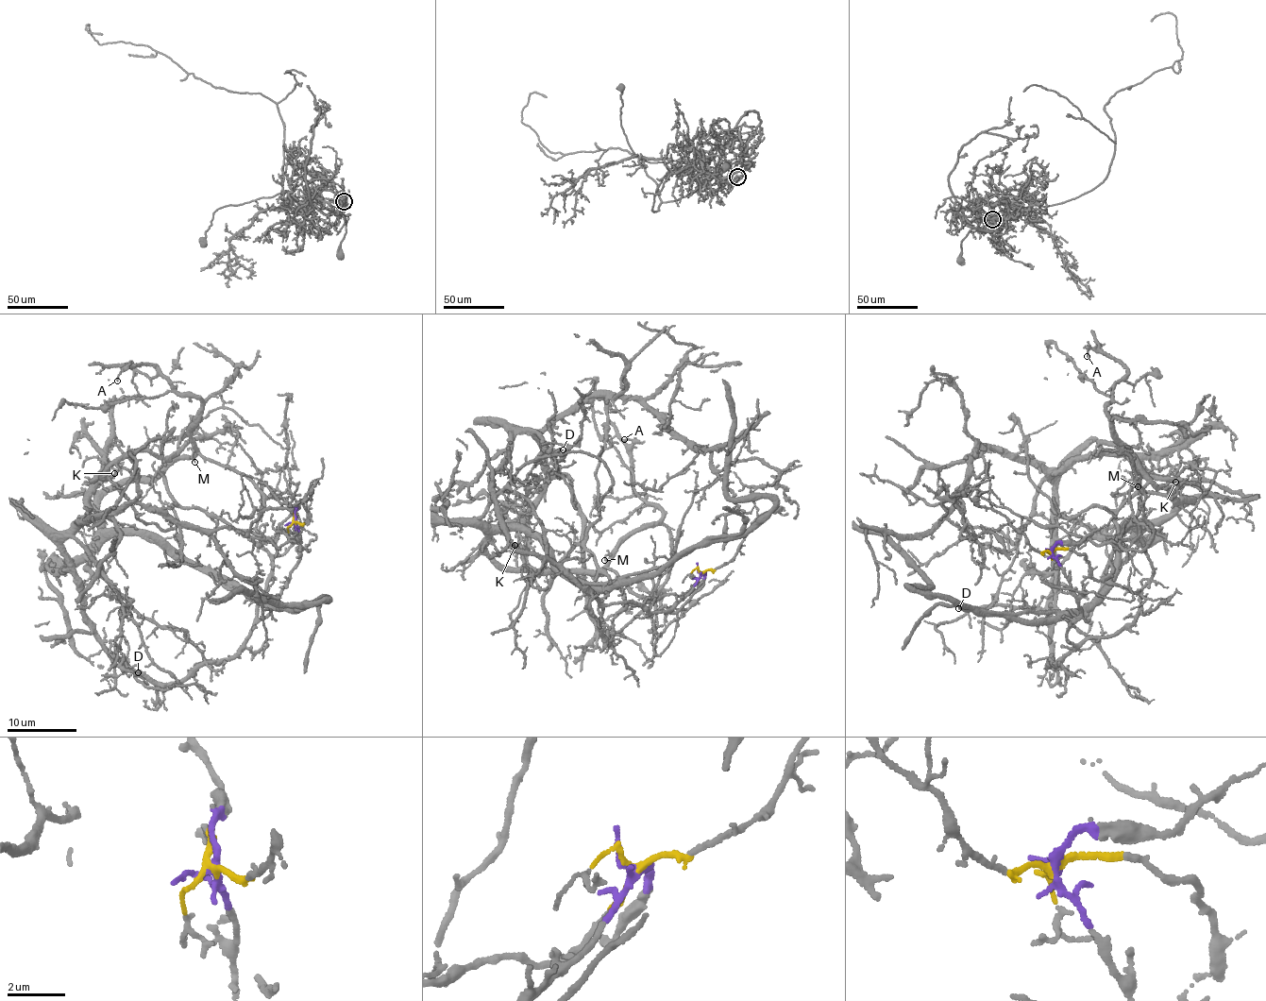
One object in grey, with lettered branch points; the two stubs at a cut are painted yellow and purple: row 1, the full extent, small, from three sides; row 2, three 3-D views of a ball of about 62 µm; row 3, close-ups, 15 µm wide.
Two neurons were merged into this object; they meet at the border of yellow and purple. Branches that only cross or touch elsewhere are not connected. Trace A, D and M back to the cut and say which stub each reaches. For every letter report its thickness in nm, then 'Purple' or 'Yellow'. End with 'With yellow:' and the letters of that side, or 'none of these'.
A: Thickness 110 nm. Yellow
D: Thickness 120 nm. Purple
M: Thickness 100 nm. Yellow
With yellow: A, M

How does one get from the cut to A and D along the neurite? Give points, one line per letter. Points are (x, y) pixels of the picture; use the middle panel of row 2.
A: (700, 573), (682, 596), (637, 604), (578, 543), (557, 568), (598, 569), (661, 518), (634, 494), (624, 439)
D: (700, 573), (668, 610), (649, 613), (606, 605), (555, 565), (510, 545), (497, 493), (527, 464), (563, 450)

